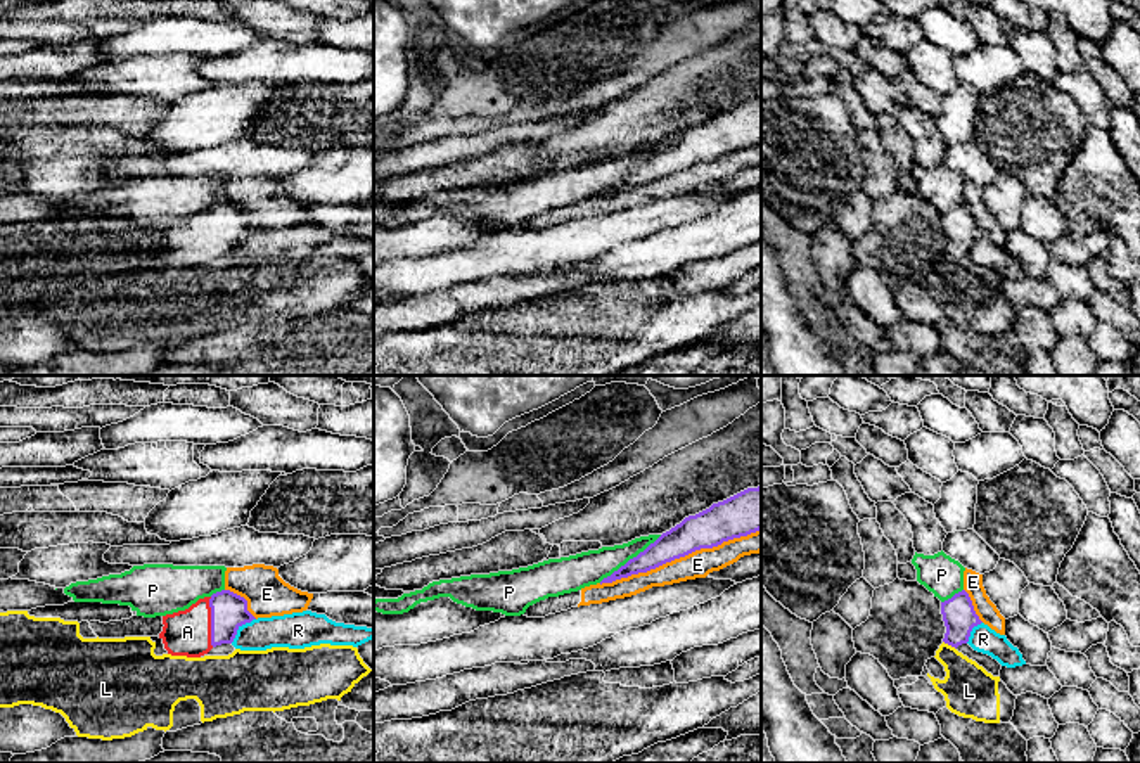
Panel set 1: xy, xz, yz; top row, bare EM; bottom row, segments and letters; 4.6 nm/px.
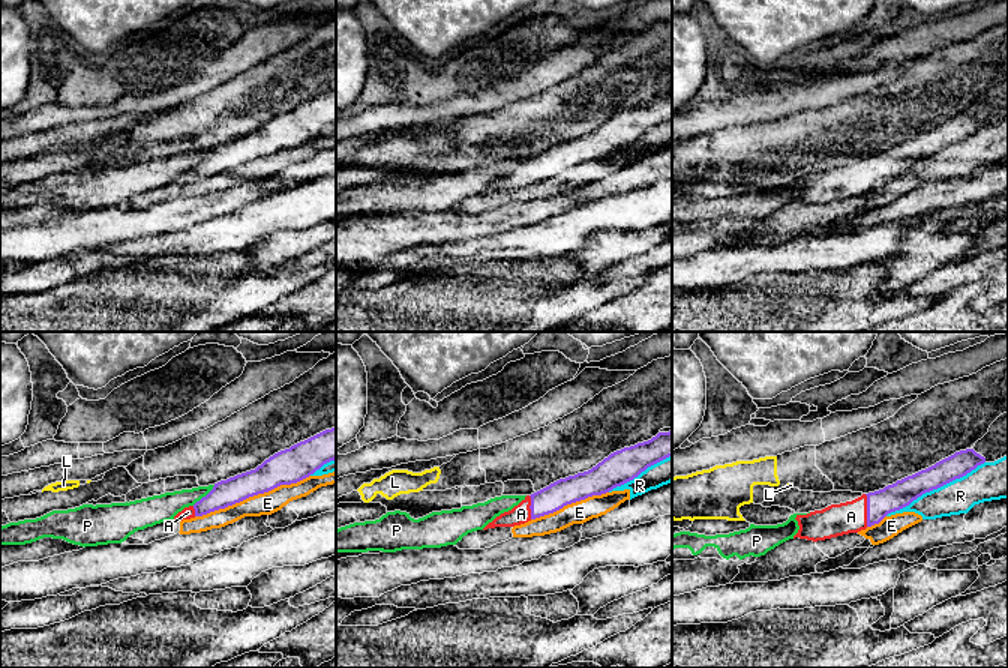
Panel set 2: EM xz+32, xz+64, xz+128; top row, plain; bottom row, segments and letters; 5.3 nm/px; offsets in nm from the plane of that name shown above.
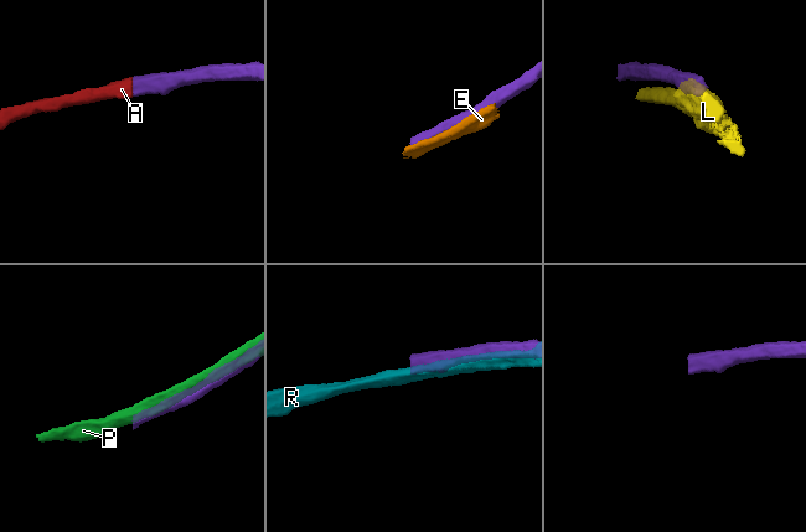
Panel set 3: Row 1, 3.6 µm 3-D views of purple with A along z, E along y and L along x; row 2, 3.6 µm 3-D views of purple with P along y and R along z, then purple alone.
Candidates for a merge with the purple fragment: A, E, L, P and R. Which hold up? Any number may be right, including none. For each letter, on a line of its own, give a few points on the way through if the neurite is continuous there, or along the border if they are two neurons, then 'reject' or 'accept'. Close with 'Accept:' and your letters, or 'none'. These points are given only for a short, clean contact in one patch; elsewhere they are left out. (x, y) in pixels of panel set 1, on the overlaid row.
A: accept
E: reject
L: border yz (943, 641), (955, 649); reject
P: reject
R: reject
Accept: A

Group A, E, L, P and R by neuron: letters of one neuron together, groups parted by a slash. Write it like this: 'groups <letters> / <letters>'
groups A / E / L / P / R

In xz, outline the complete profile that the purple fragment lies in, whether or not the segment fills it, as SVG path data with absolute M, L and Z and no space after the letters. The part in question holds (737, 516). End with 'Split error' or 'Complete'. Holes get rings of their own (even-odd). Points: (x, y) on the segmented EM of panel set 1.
M761 486L747 488L709 509L685 517L663 533L637 557L604 578L612 583L631 574L647 573L666 562L685 557L701 548L713 548L723 542L747 536L761 529Z. Complete

